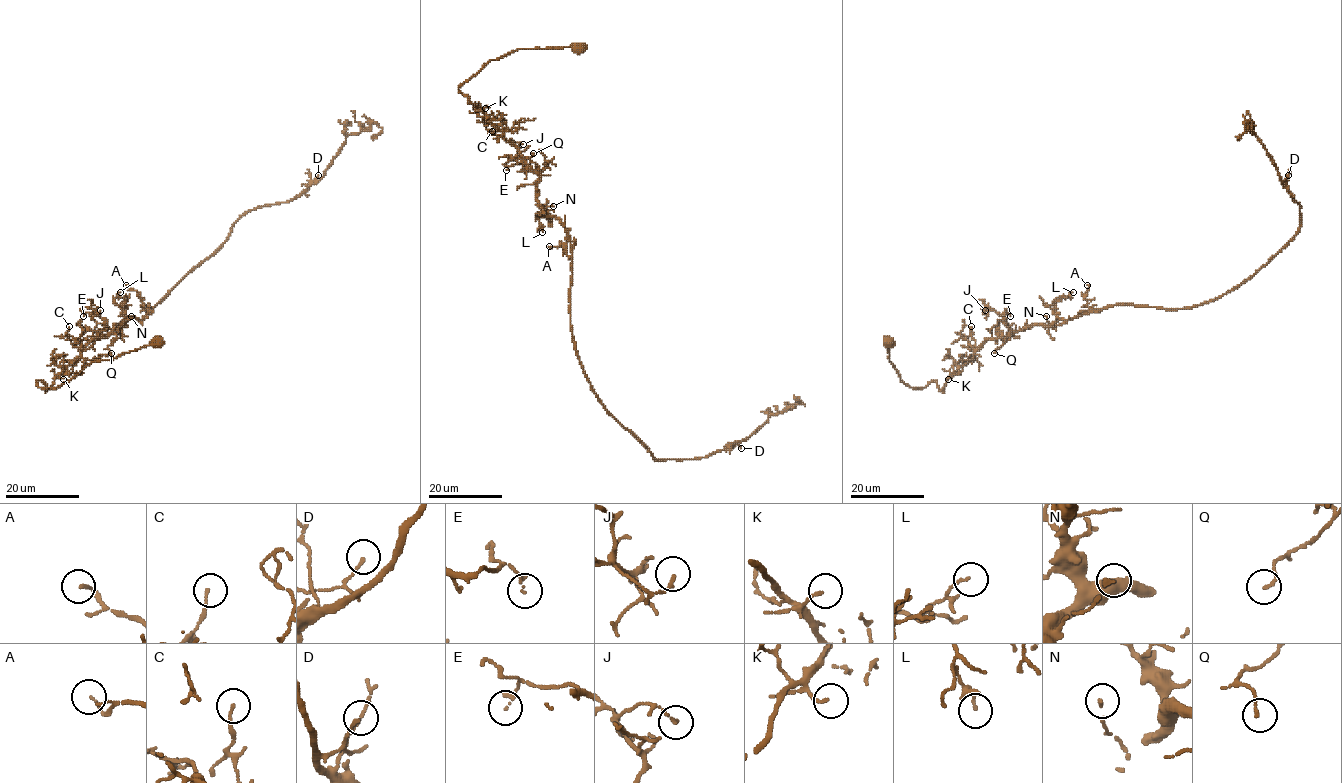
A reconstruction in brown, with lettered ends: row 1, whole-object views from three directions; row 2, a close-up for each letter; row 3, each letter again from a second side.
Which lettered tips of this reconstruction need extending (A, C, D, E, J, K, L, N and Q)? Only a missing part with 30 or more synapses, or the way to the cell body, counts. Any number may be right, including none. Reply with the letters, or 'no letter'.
no letter

